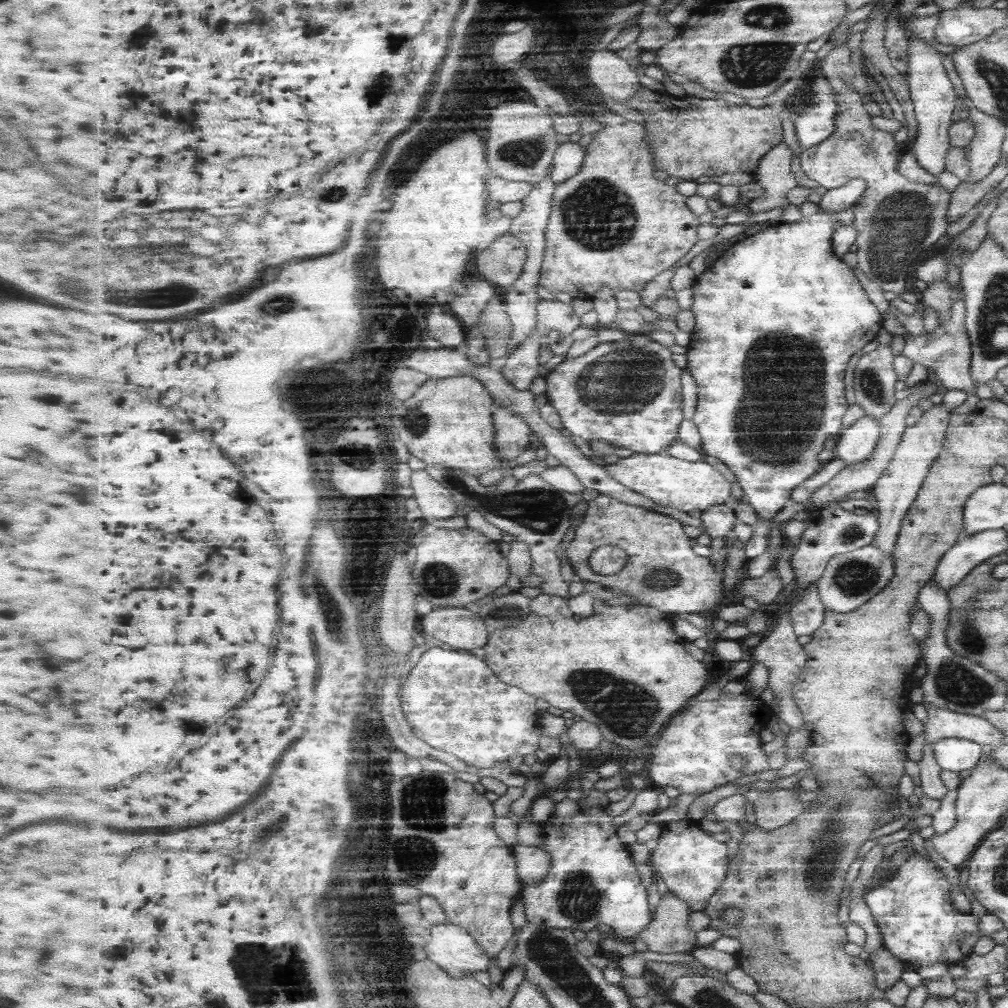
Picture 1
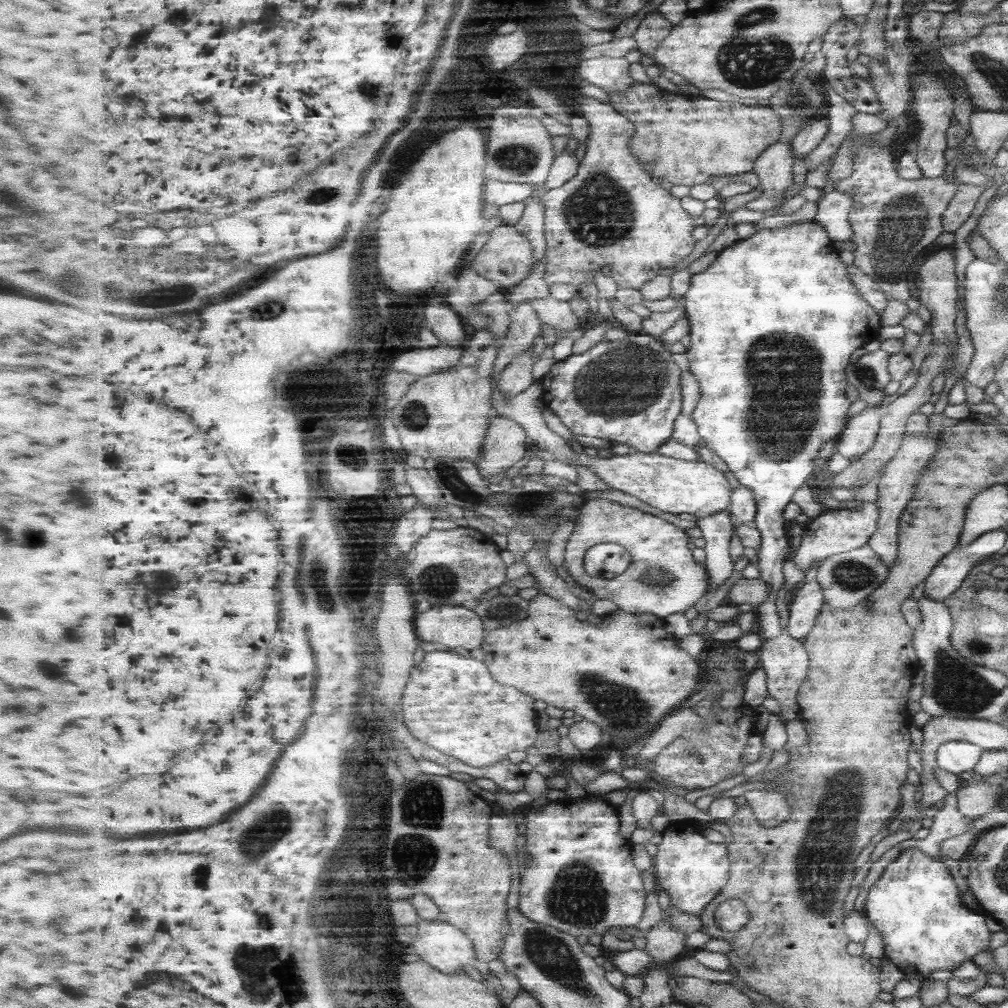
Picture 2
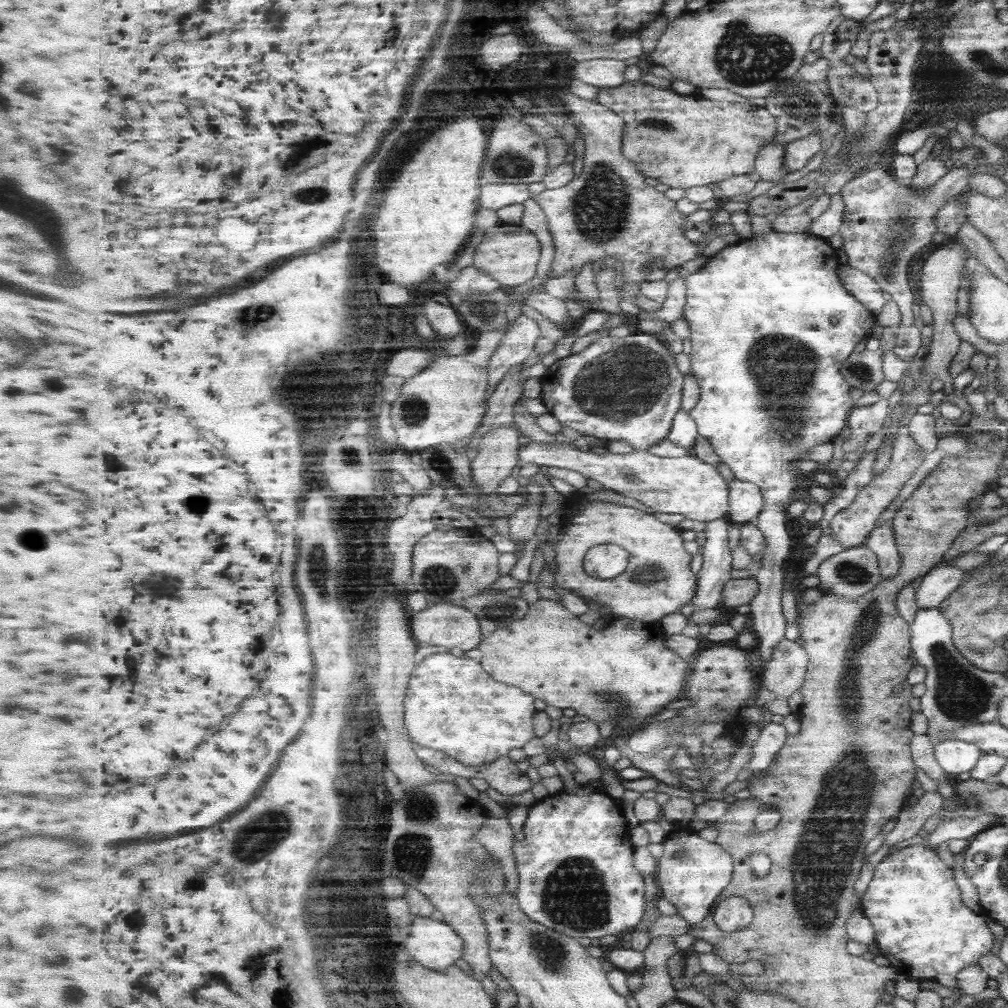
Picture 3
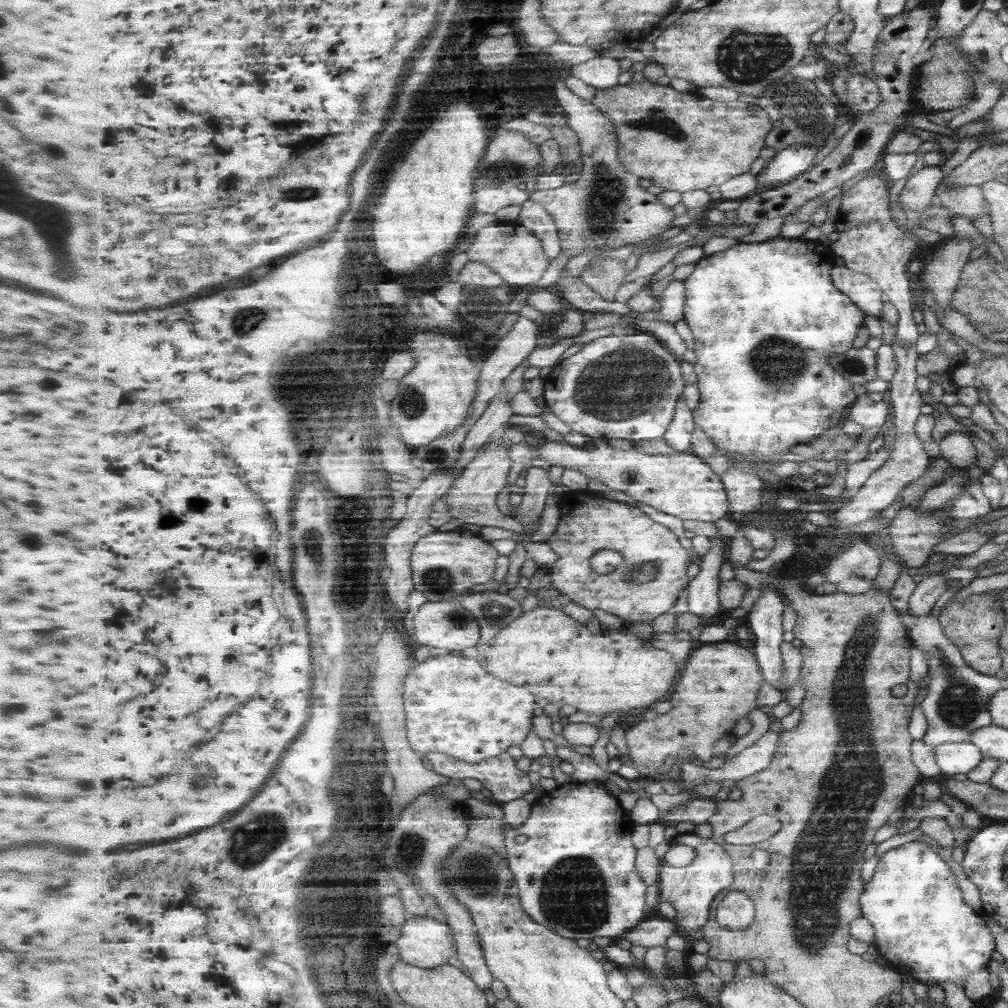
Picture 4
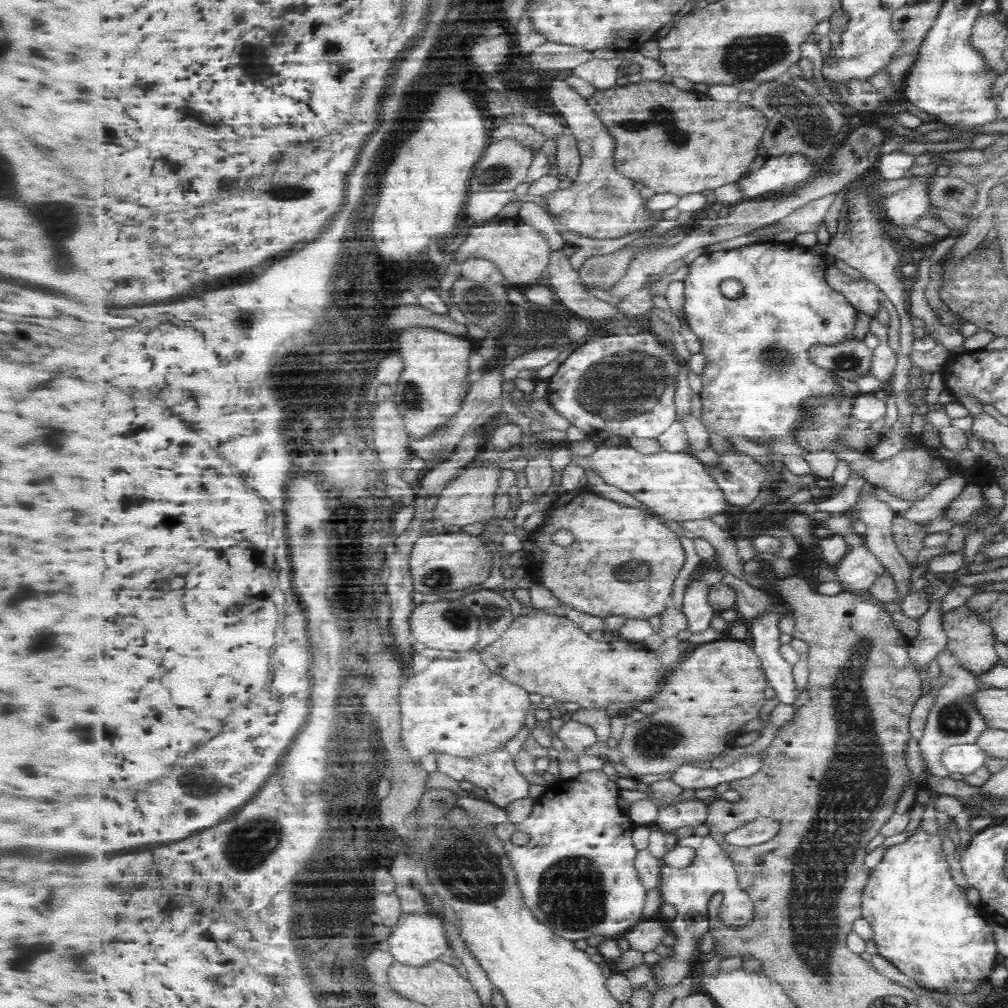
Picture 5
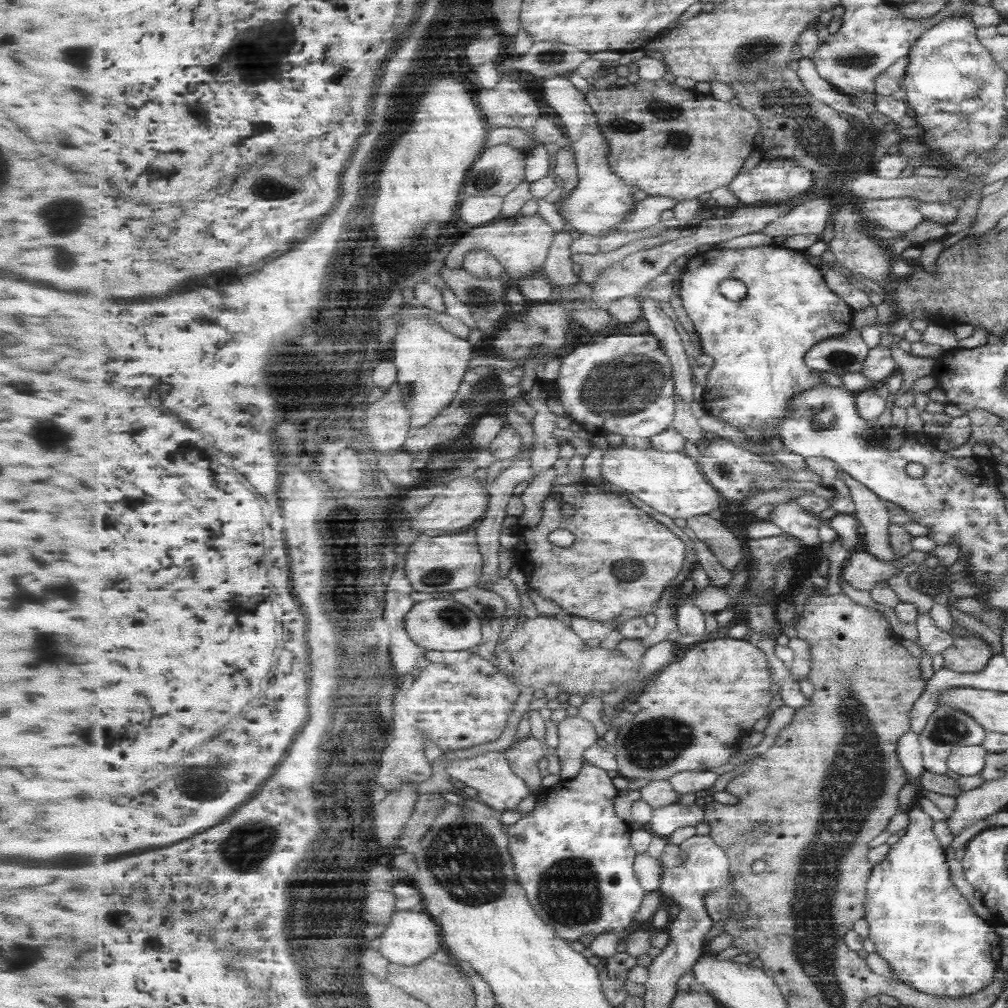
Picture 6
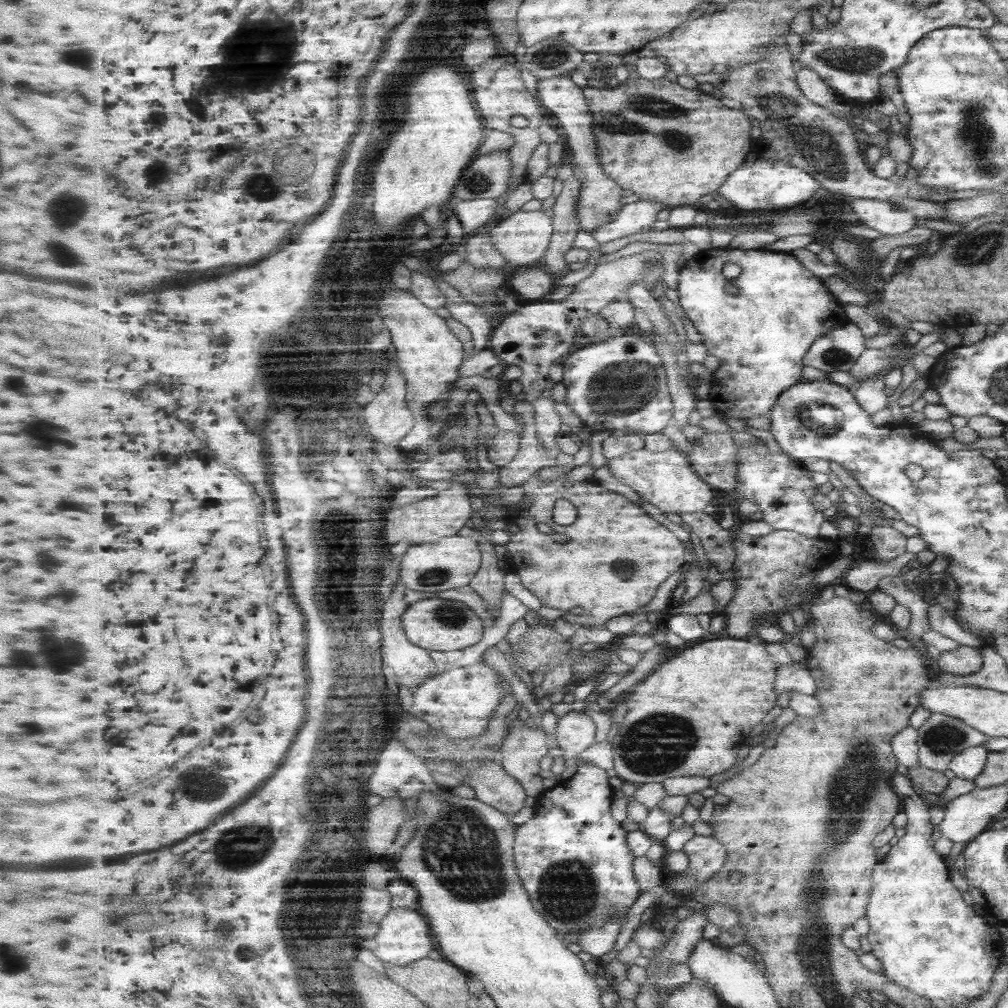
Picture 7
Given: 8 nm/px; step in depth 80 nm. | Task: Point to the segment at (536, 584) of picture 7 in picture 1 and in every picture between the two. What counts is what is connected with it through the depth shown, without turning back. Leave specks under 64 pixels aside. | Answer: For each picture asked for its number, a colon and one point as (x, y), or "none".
1: (664, 573)
2: (664, 578)
3: (658, 582)
4: (655, 576)
5: (627, 564)
6: (623, 558)

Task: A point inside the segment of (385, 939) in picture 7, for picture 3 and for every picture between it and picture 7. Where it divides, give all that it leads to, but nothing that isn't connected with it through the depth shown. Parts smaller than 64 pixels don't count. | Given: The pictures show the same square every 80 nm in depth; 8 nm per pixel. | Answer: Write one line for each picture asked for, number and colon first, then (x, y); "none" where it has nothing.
3: (436, 945)
4: (424, 942)
5: (418, 940)
6: (410, 938)

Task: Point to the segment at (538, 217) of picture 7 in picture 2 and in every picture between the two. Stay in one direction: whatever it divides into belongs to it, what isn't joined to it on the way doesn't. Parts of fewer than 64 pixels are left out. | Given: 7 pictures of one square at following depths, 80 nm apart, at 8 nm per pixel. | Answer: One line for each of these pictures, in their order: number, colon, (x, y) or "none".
2: (507, 258)
3: (510, 254)
4: (516, 254)
5: (520, 251)
6: (520, 243)

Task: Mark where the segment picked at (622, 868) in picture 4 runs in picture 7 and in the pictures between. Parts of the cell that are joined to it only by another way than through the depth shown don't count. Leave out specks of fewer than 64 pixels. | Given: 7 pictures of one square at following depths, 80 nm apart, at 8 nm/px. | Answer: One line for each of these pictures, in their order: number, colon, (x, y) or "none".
5: (578, 873)
6: (576, 862)
7: (575, 860)

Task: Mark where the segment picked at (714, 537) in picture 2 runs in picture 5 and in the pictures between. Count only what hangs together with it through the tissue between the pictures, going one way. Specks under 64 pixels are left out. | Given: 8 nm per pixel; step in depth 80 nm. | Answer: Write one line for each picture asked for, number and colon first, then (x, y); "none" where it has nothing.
3: (715, 573)
4: (703, 596)
5: (696, 606)

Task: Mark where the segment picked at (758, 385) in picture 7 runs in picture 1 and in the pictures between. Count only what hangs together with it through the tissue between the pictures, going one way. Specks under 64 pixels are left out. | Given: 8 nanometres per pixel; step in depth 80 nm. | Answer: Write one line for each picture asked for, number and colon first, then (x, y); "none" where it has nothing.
1: (782, 305)
2: (783, 296)
3: (778, 298)
4: (766, 317)
5: (758, 375)
6: (759, 344)

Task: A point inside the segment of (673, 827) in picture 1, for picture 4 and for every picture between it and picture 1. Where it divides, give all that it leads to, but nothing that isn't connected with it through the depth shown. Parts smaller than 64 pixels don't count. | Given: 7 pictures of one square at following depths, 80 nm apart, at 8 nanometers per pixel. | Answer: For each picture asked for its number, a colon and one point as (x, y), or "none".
2: (692, 870)
3: (692, 882)
4: (693, 890)

